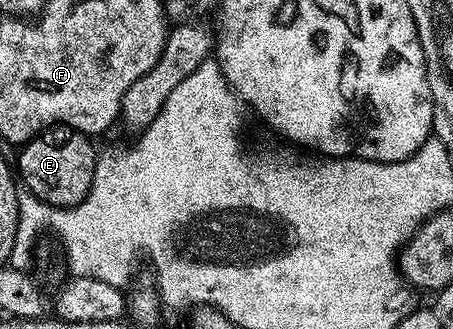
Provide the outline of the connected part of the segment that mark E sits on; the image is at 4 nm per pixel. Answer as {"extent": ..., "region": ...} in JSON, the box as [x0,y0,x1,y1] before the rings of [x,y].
{"extent":[17,127,97,207],"region":[[[52,127],[42,135],[27,142],[18,150],[19,153],[19,169],[17,165],[17,173],[27,184],[26,192],[30,196],[39,198],[50,207],[74,207],[80,205],[86,199],[91,190],[91,184],[95,178],[95,163],[97,160],[97,152],[91,146],[92,138],[86,133],[81,133],[77,129],[69,129],[66,127]]]}

